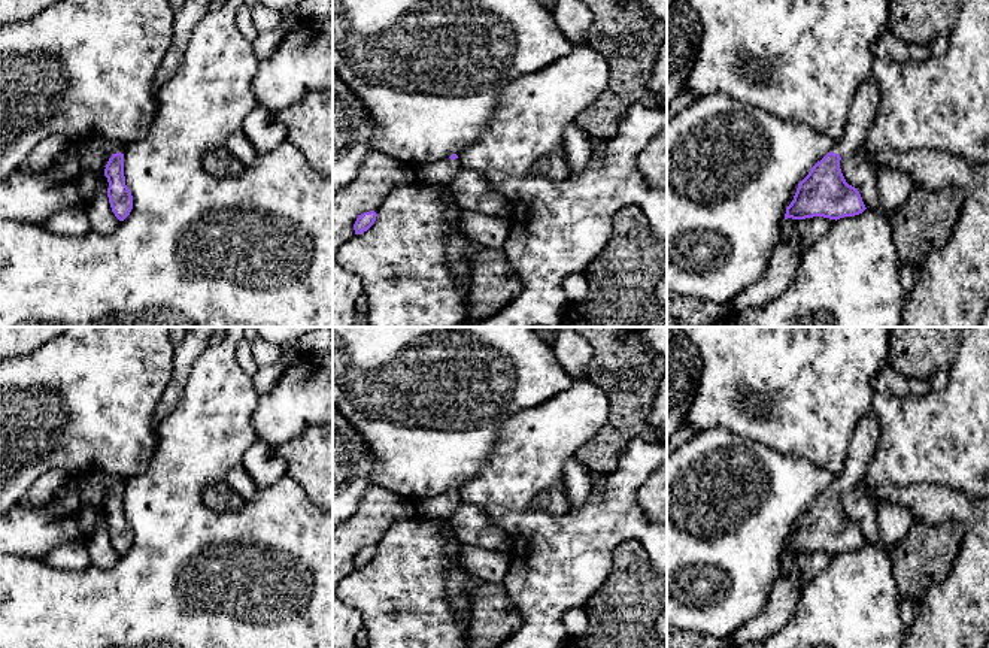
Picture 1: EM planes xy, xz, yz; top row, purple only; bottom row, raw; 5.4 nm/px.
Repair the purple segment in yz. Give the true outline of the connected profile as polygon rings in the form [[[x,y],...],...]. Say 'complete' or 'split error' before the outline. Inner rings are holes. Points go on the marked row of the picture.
split error | [[[870,76],[855,93],[841,139],[798,184],[794,200],[786,208],[785,219],[823,216],[837,221],[867,209],[859,191],[846,182],[840,160],[853,154],[865,142],[874,124],[879,102],[877,84]]]

